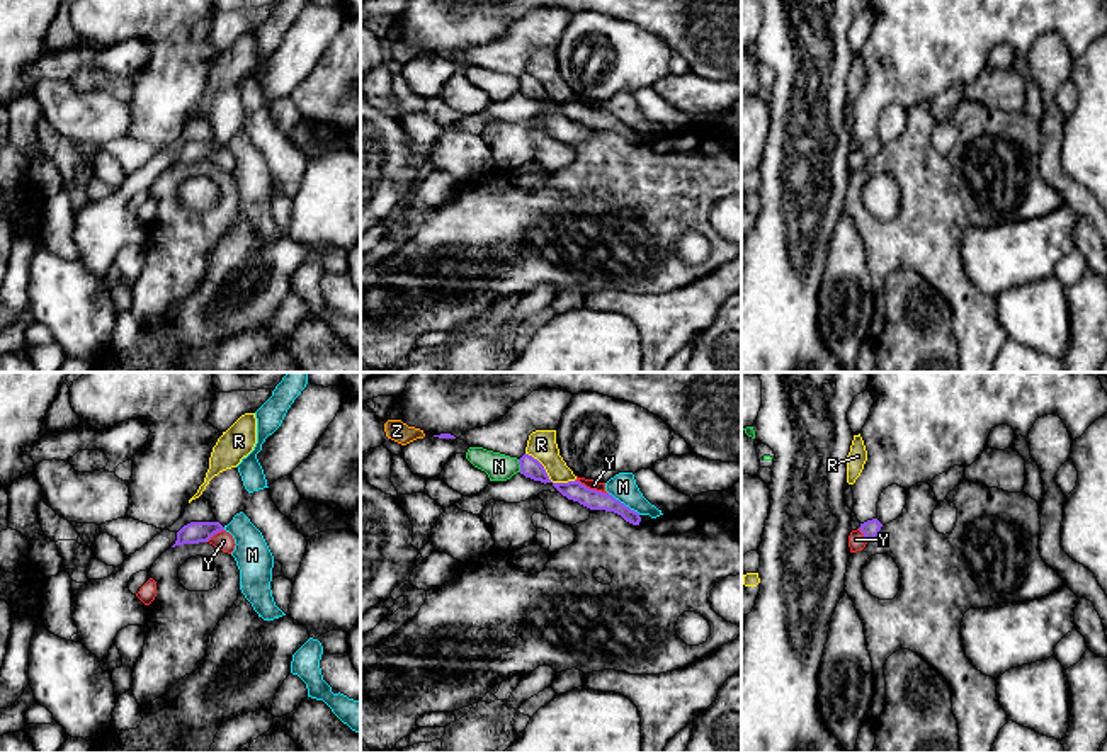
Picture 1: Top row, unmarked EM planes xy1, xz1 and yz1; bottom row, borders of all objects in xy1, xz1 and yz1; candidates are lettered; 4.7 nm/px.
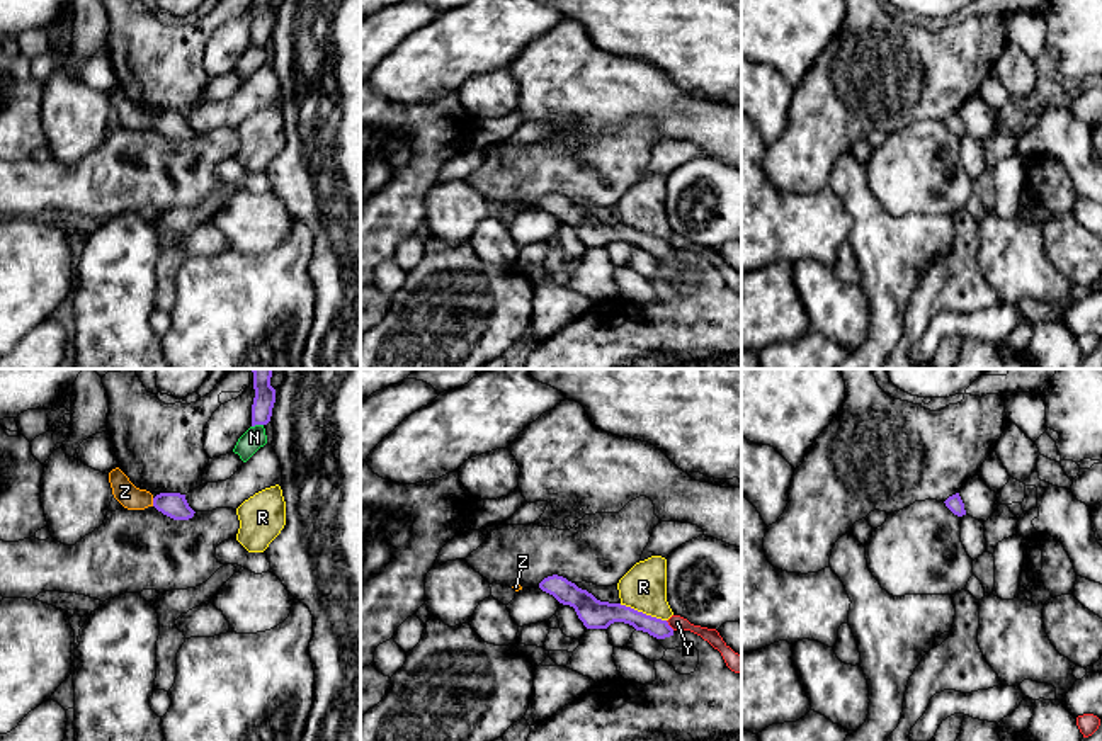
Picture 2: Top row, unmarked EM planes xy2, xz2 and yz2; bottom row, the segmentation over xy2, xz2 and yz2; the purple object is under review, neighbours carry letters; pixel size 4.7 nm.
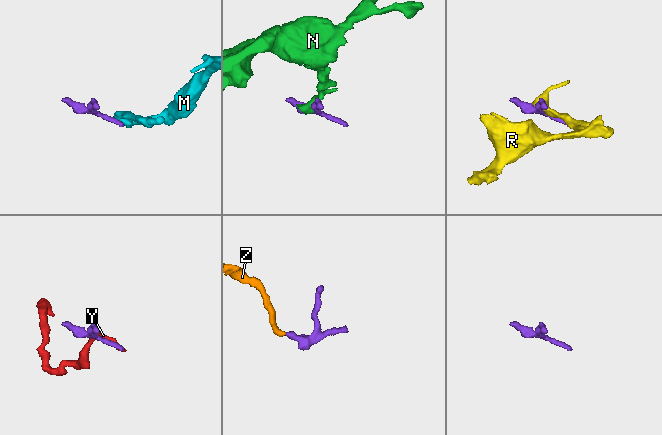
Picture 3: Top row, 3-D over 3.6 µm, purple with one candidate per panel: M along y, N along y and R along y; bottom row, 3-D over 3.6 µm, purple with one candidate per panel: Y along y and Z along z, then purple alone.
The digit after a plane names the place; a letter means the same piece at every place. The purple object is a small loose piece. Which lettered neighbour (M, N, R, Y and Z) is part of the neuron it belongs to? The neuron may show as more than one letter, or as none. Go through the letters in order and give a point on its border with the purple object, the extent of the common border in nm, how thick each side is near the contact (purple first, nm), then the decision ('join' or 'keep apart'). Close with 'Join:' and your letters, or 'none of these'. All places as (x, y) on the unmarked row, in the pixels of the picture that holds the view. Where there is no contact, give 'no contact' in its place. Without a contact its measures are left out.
M: xz1 (623, 123) | 180 nm | 100/130 nm | keep apart
N: xz1 (521, 85) | 70 nm | 100/130 nm | keep apart
R: xz1 (548, 96) | 280 nm | 100/140 nm | keep apart
Y: xz1 (592, 109) | 180 nm | 100/50 nm | keep apart
Z: xy2 (153, 121) | 40 nm | 120/110 nm | join
Join: Z

